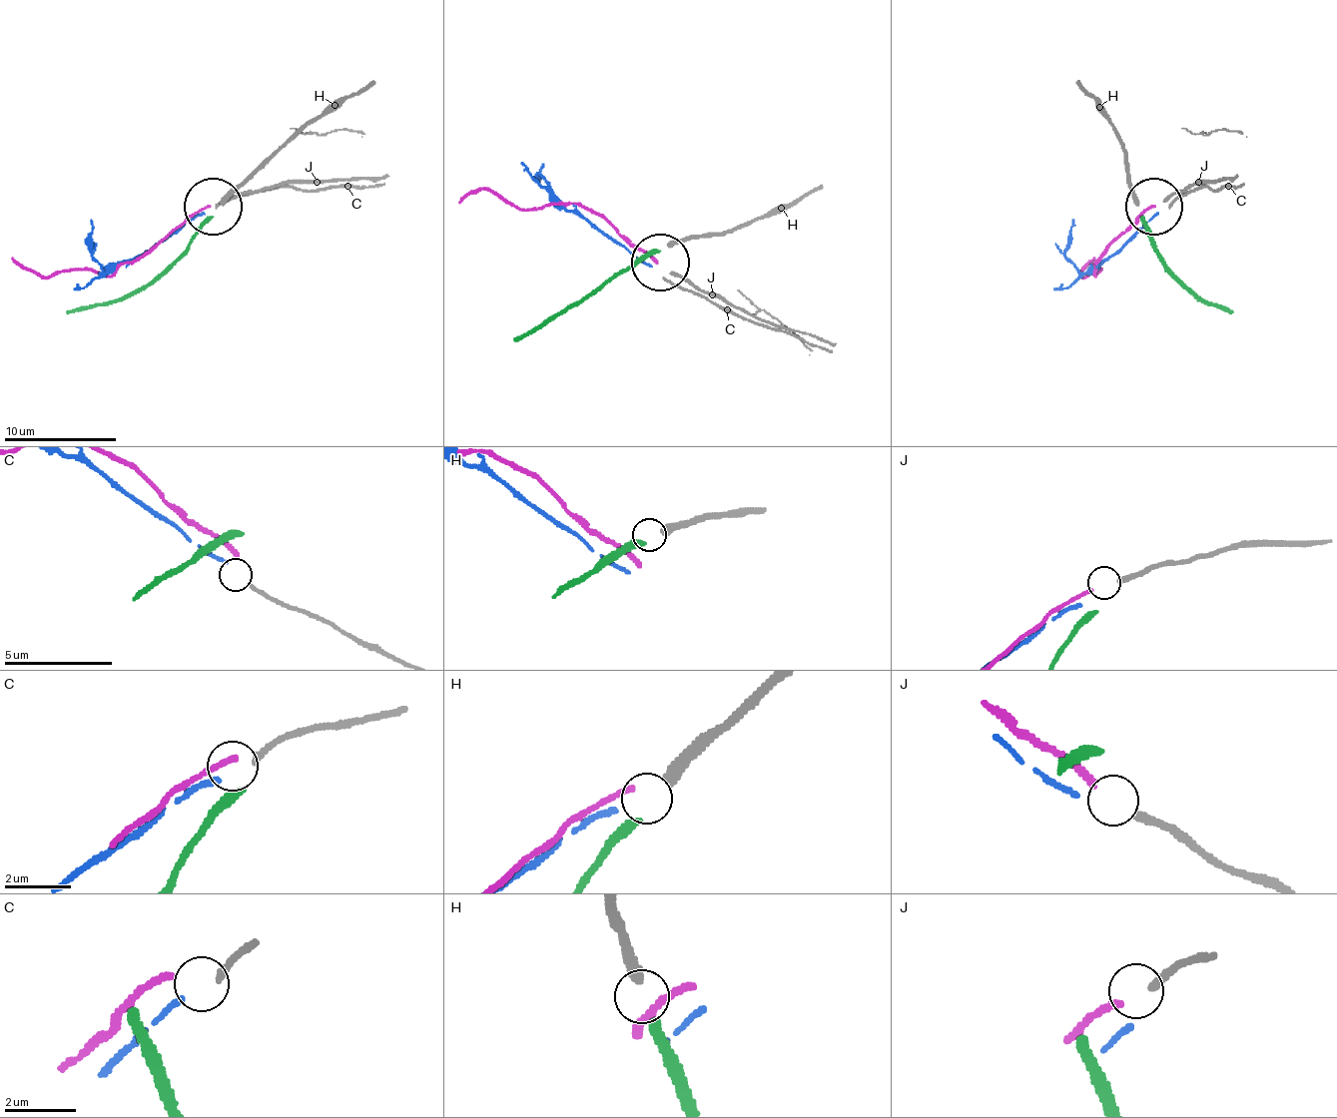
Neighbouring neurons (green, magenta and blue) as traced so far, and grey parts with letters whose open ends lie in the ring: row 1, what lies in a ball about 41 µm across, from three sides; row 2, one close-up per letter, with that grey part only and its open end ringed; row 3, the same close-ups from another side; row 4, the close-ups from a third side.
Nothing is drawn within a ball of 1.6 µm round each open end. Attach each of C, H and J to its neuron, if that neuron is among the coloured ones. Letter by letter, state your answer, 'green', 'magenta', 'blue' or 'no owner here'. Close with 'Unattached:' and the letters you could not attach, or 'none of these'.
C: blue
H: green
J: magenta
Unattached: none of these

